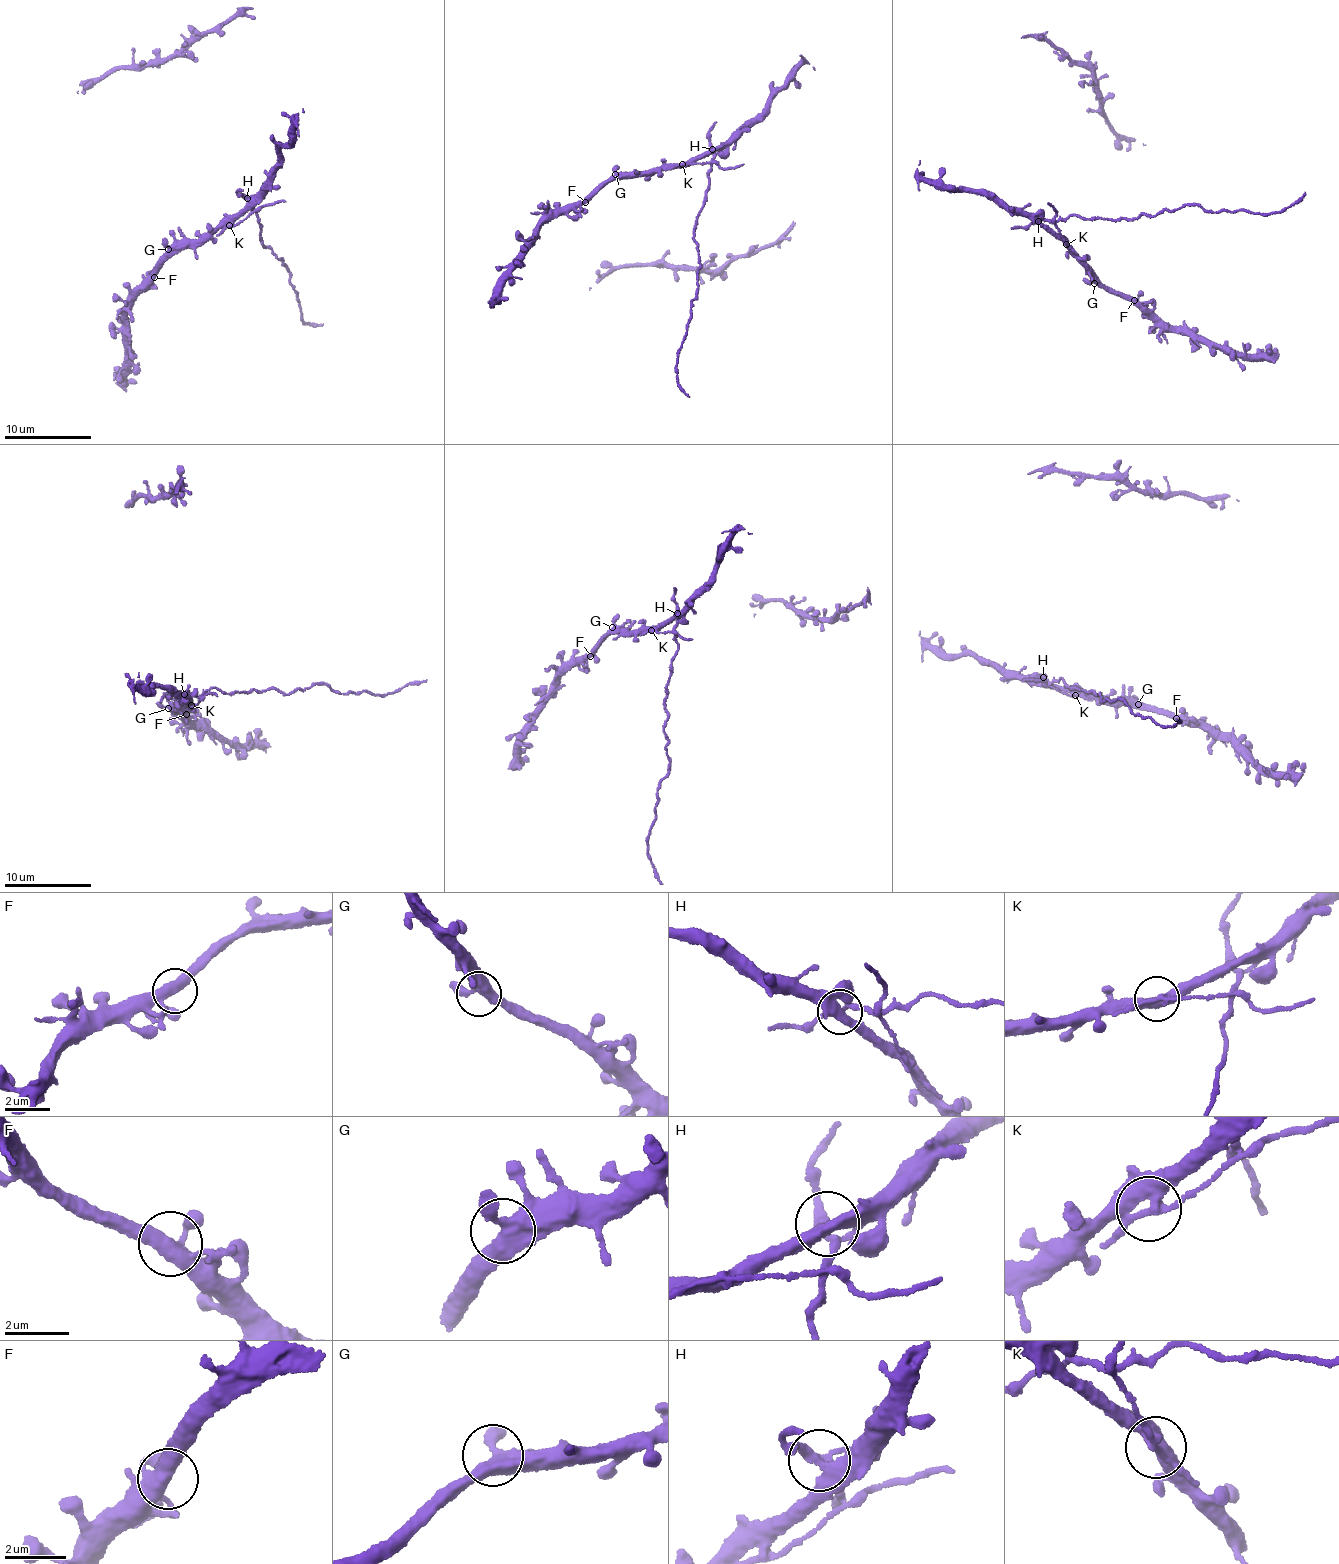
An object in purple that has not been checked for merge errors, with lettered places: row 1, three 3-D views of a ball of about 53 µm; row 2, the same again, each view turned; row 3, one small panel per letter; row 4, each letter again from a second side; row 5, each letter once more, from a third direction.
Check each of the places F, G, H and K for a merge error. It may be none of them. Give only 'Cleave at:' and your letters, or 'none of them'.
Cleave at: H, K

